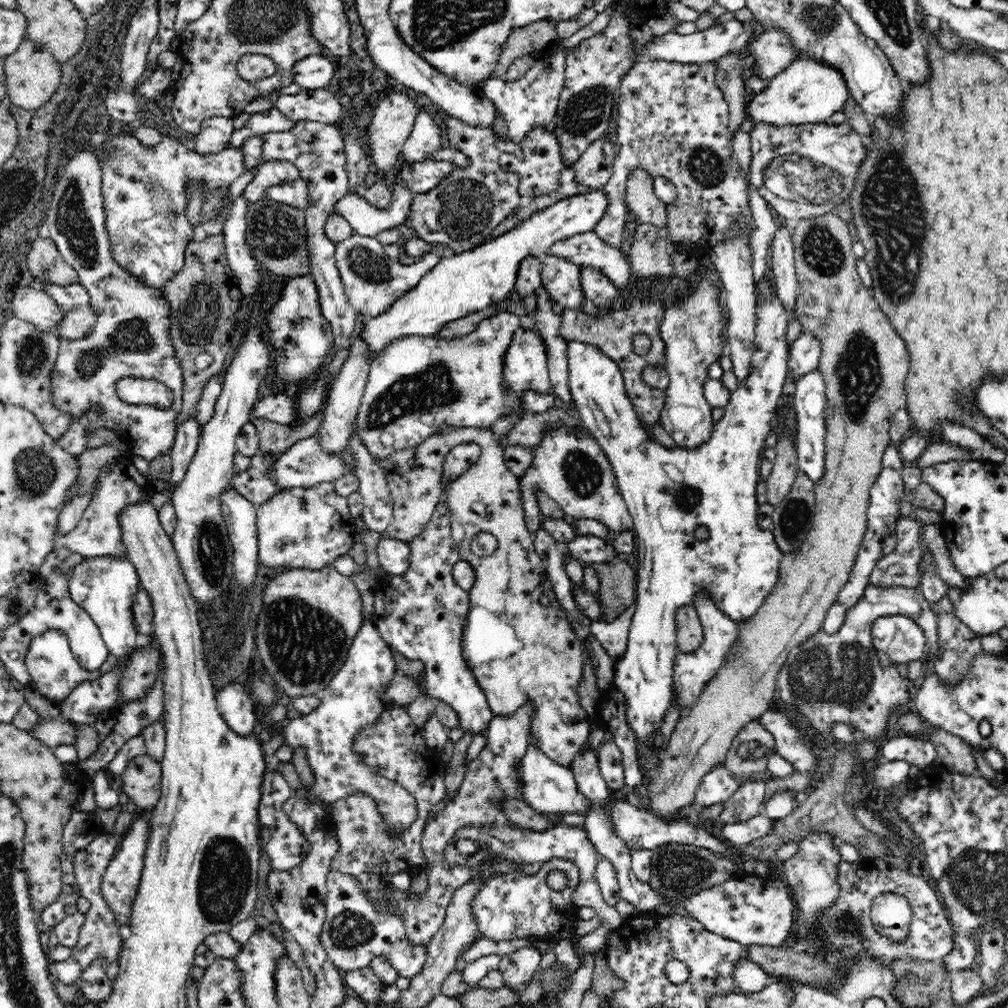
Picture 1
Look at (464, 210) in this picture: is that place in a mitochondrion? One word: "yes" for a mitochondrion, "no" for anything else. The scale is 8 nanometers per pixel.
yes

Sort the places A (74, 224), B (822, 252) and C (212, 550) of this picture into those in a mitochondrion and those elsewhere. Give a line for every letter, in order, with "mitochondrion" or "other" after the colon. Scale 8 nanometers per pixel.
A: mitochondrion
B: mitochondrion
C: mitochondrion

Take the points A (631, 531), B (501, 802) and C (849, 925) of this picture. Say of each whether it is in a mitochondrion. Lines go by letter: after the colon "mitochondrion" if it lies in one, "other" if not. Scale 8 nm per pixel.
A: other
B: other
C: mitochondrion

